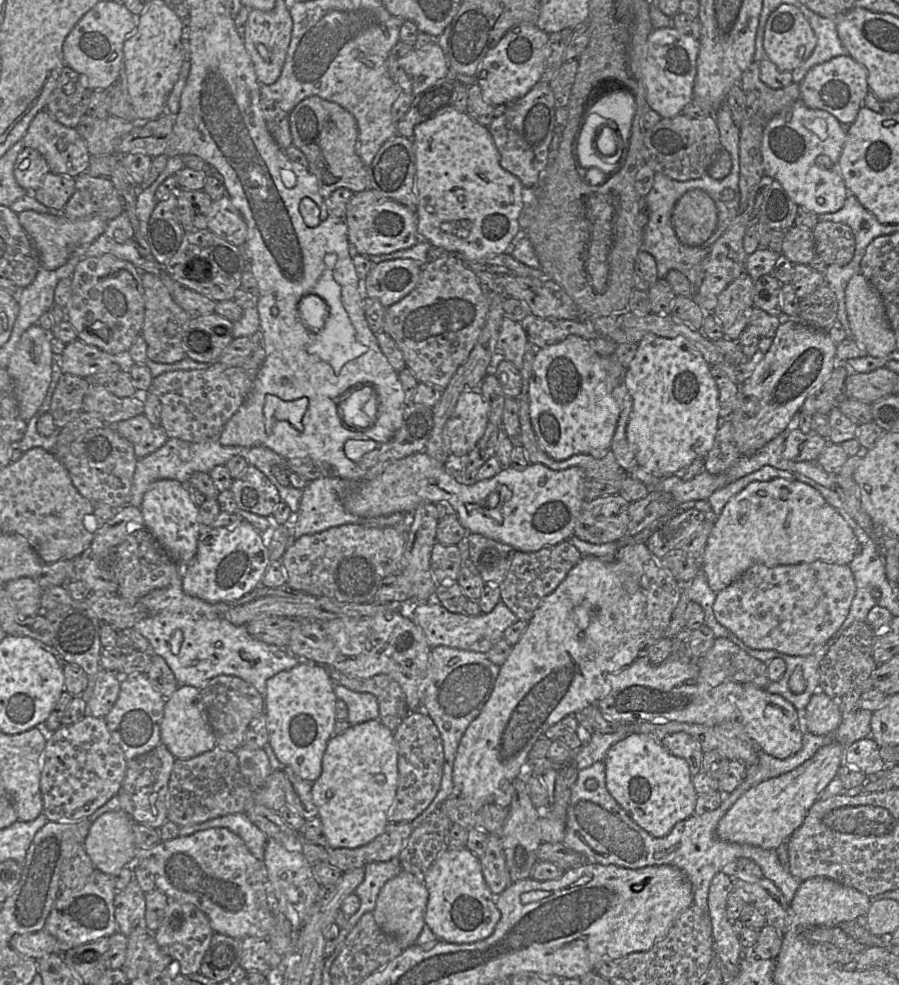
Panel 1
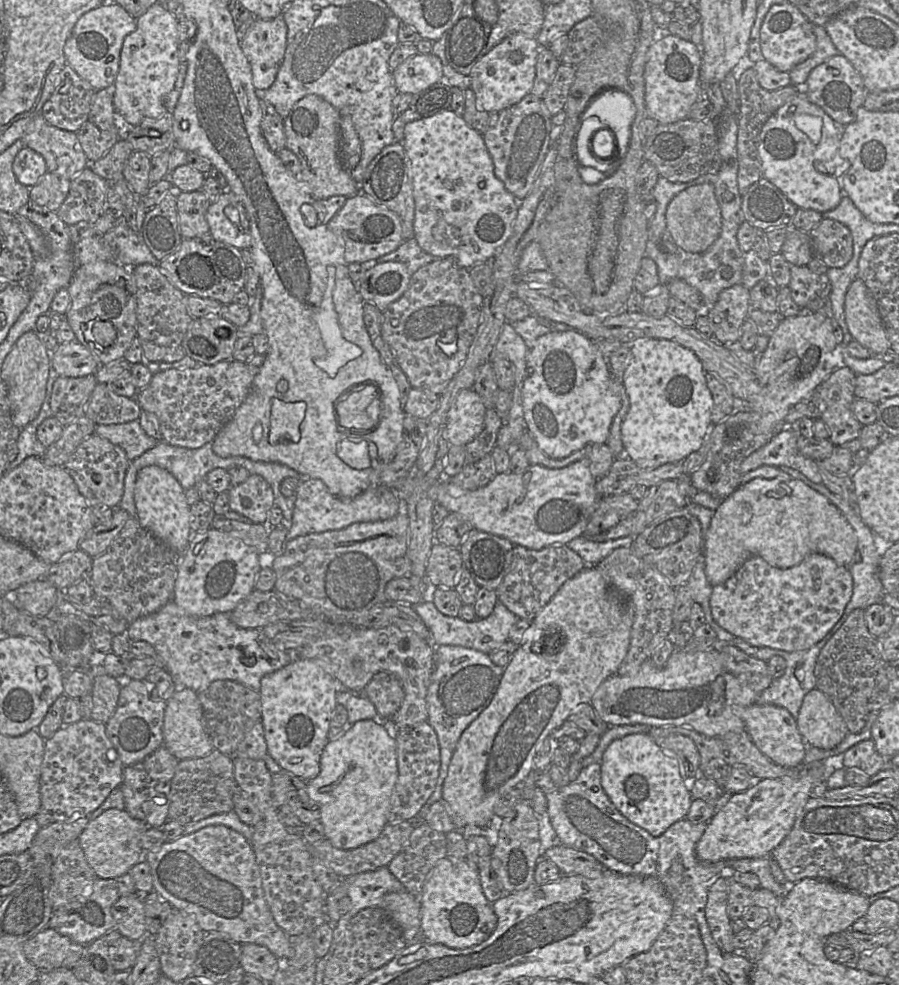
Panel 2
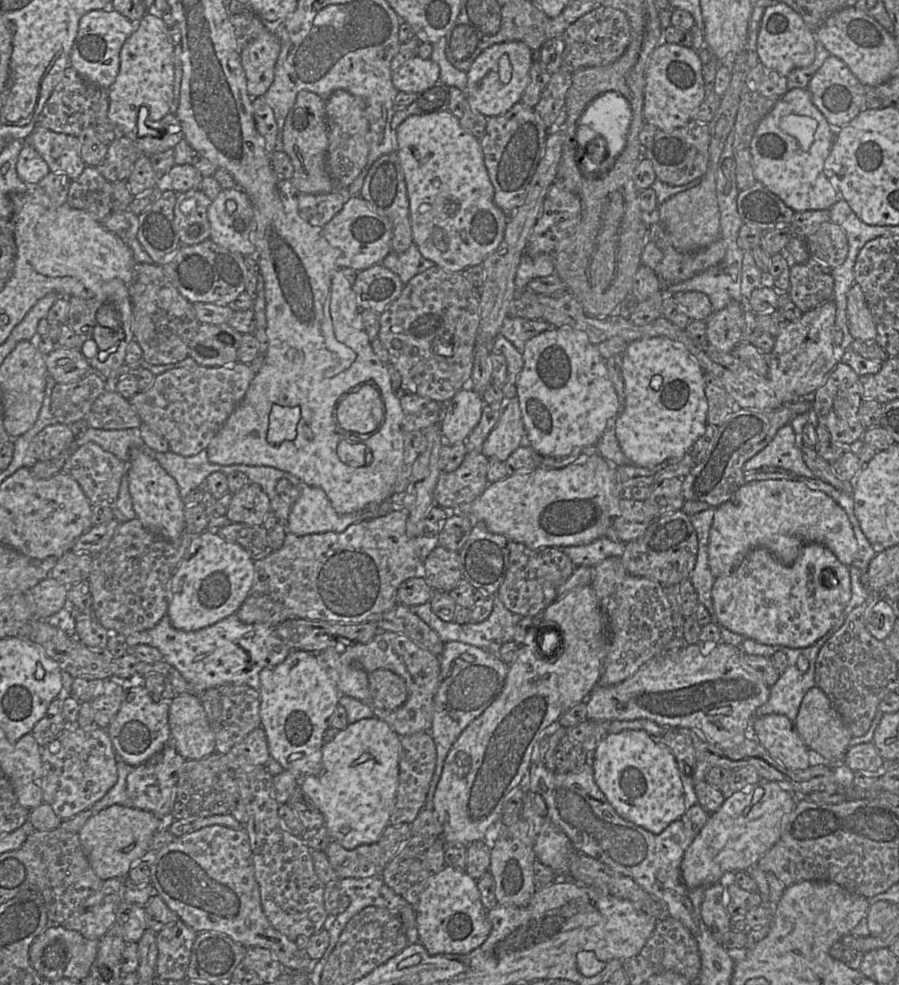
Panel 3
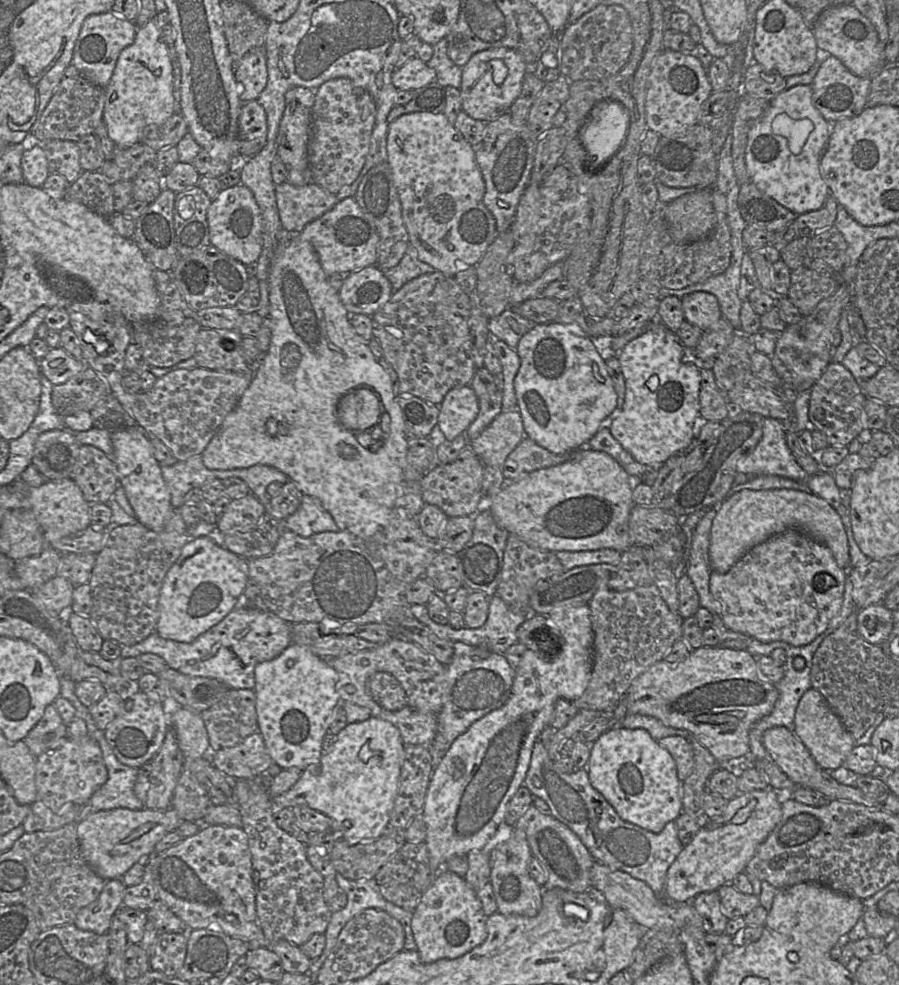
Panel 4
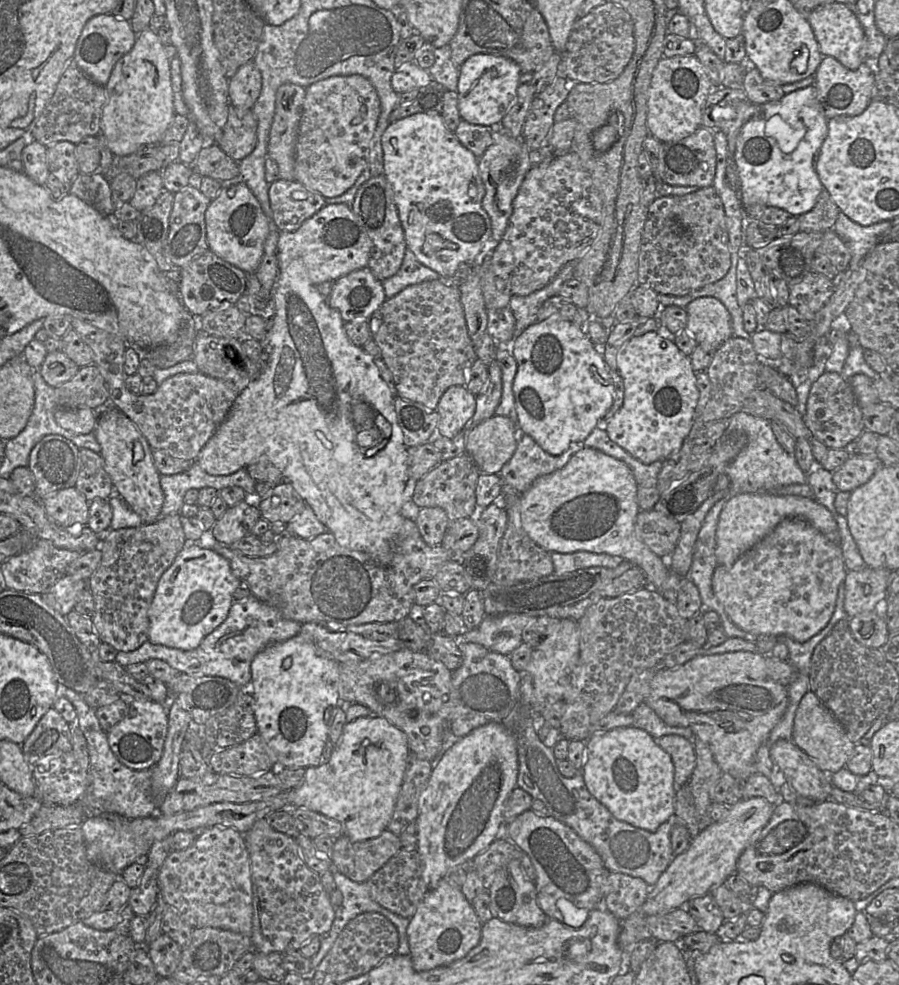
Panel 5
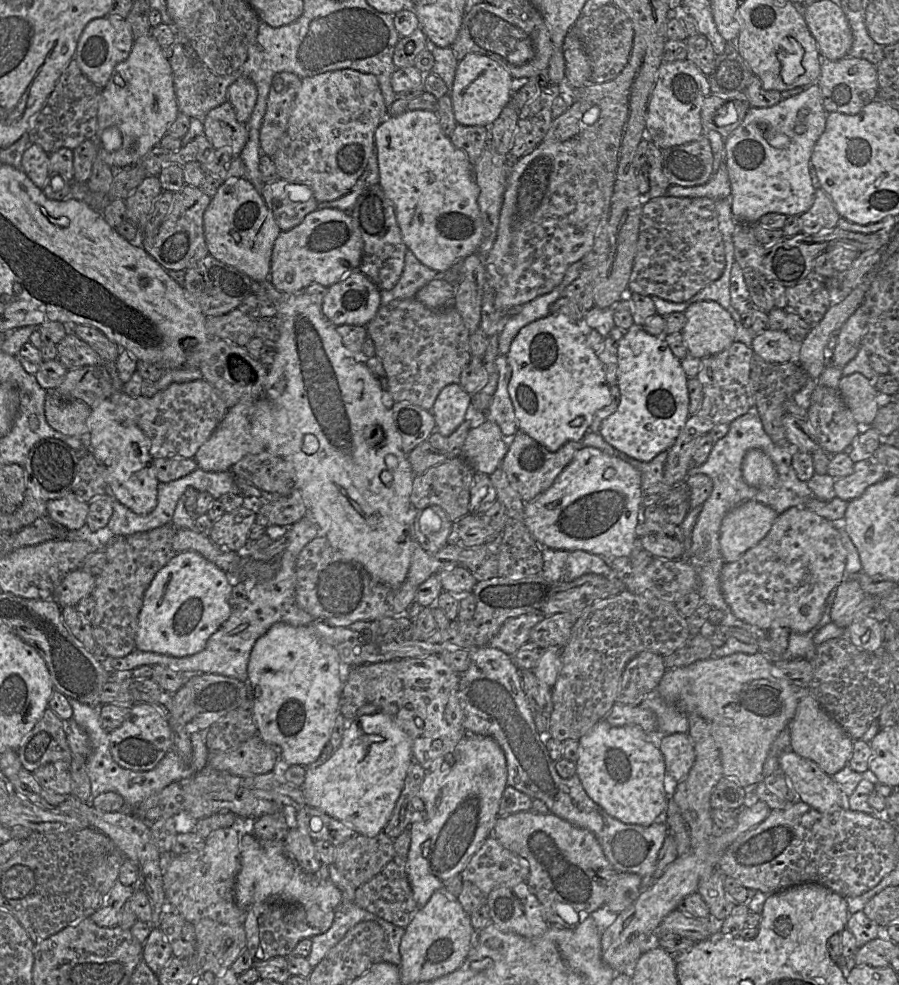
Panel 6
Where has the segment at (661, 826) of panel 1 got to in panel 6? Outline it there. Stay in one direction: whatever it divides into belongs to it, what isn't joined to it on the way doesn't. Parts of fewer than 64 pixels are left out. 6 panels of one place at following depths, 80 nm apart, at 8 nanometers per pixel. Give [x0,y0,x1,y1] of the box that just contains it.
[576,719,668,827]

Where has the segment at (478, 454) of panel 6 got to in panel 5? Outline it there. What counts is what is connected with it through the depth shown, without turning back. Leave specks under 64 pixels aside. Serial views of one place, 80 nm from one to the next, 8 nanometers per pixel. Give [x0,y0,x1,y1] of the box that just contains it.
[465,415,519,474]

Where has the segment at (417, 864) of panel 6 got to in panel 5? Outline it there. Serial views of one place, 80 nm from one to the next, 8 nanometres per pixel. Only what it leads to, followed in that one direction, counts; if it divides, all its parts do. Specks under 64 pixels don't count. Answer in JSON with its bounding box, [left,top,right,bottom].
[416,724,519,889]

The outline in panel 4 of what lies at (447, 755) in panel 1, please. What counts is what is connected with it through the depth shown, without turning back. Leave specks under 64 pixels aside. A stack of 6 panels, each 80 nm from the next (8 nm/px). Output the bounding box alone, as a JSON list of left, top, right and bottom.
[429,642,515,772]

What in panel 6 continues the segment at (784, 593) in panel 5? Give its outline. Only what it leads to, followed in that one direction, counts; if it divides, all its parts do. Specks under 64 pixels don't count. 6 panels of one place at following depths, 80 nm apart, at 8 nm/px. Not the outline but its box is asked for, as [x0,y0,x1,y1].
[720,507,849,634]

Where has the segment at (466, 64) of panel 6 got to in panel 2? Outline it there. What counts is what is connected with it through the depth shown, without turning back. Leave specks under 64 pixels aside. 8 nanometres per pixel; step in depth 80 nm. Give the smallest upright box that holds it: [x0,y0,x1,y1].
[469,33,539,113]

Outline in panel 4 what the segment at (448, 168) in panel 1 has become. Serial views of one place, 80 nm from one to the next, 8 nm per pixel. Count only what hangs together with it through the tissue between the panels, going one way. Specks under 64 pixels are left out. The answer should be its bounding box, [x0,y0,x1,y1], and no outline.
[387,112,498,277]

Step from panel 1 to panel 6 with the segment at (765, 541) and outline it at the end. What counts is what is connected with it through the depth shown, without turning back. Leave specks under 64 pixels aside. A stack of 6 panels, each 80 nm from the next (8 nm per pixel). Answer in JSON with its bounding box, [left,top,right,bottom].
[720,501,778,563]

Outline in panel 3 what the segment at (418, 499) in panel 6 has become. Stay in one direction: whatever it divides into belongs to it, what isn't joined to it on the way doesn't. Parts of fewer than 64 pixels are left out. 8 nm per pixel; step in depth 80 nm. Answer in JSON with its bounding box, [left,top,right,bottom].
[435,452,489,515]

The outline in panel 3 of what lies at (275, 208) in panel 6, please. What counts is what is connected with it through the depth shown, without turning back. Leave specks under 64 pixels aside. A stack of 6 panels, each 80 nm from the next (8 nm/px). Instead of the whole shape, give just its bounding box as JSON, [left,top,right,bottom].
[298,190,352,227]

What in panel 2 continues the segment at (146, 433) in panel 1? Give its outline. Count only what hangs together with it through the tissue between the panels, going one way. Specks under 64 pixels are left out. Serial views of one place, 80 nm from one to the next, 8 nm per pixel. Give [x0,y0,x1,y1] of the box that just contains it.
[94,420,159,462]

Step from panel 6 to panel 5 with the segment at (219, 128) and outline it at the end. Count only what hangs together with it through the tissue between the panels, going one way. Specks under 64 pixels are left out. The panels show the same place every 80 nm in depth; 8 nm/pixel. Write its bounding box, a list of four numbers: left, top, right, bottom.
[216,105,257,162]

